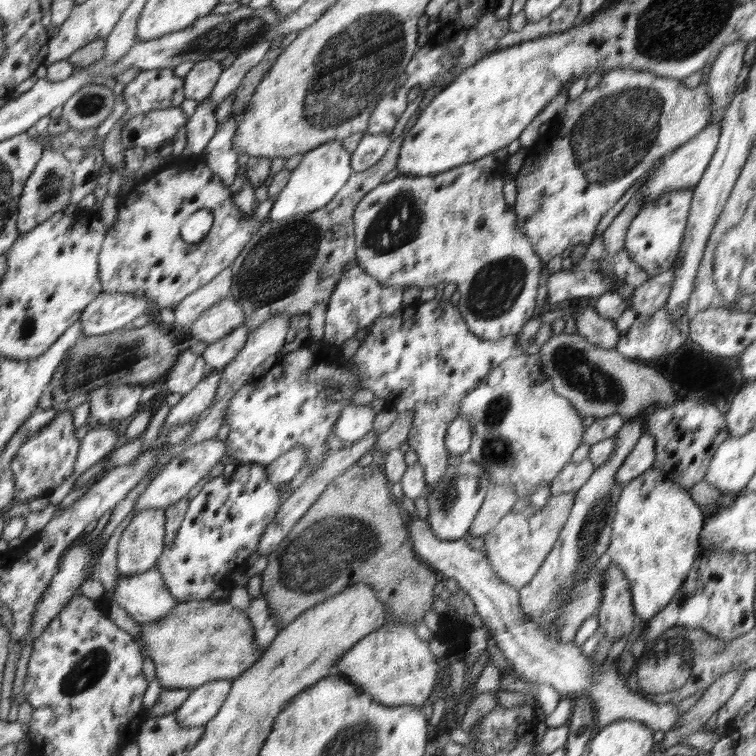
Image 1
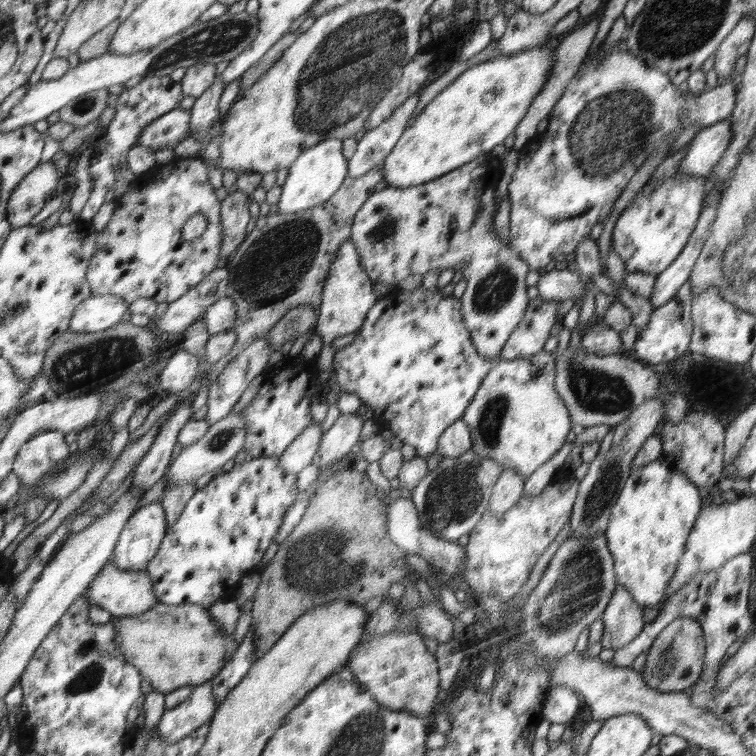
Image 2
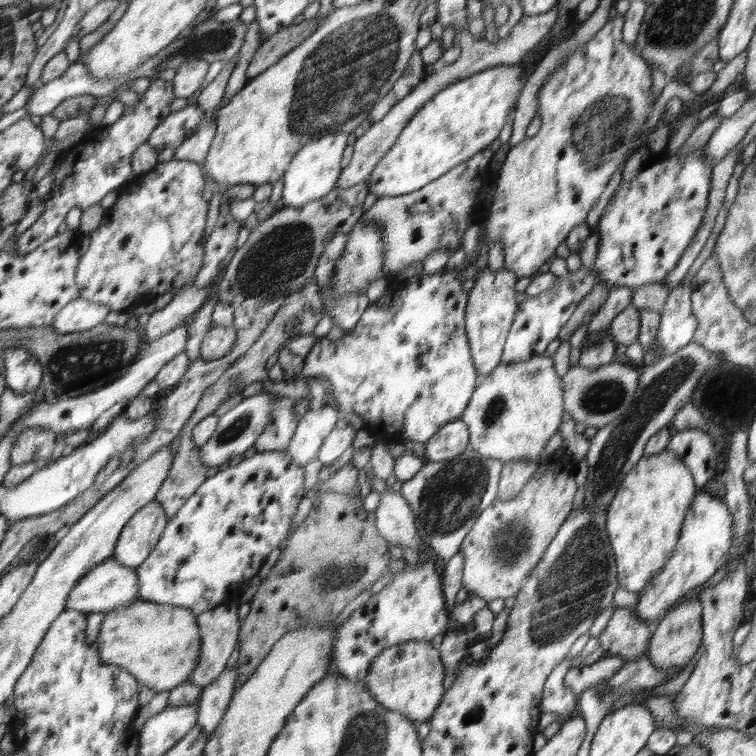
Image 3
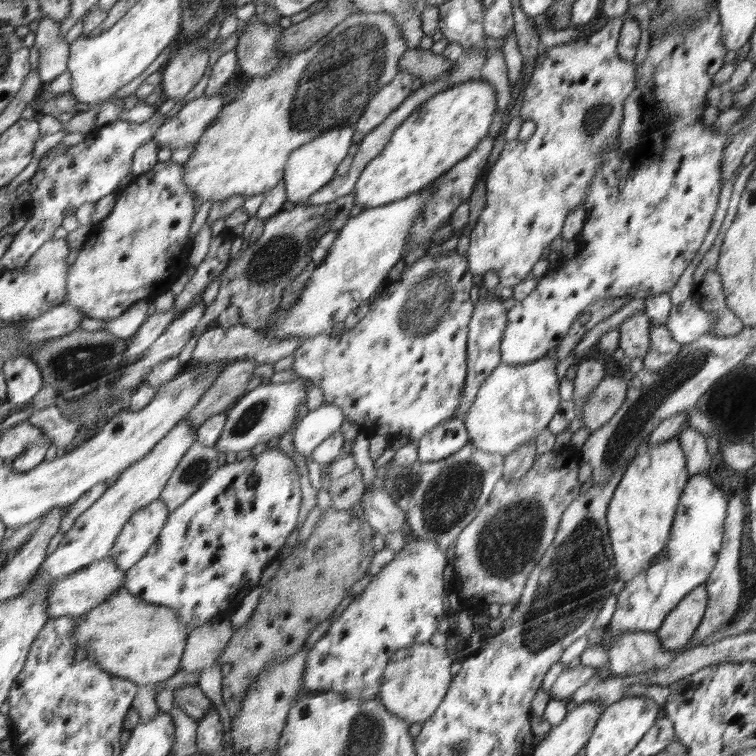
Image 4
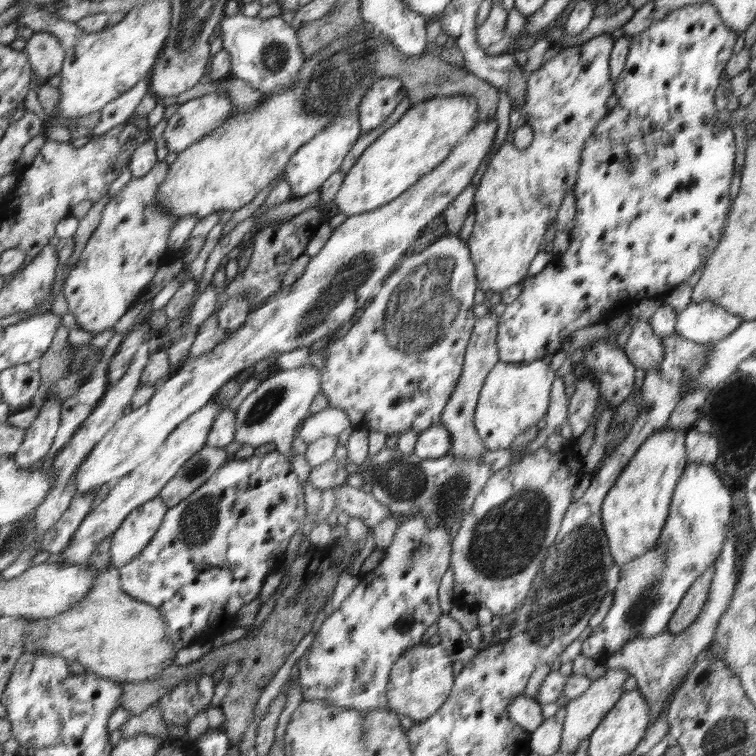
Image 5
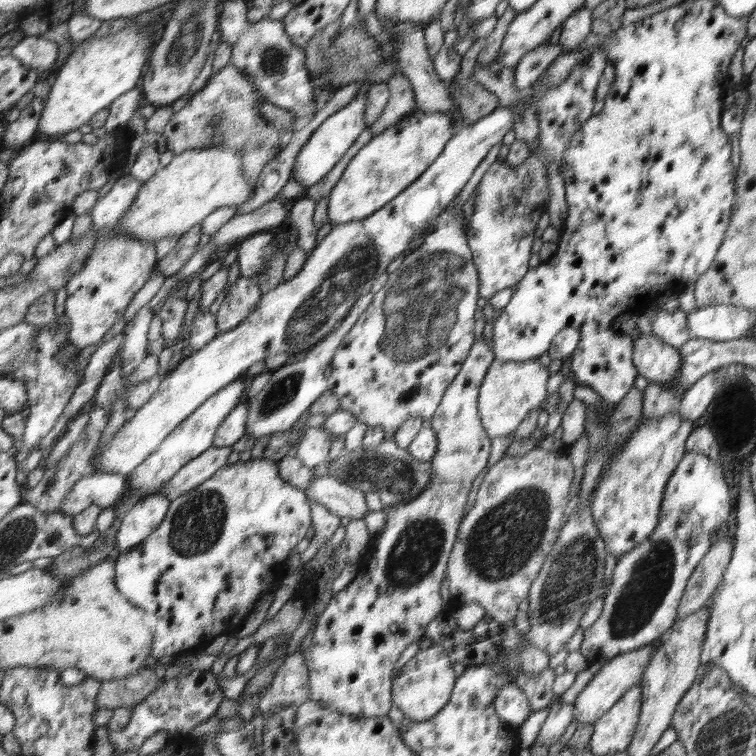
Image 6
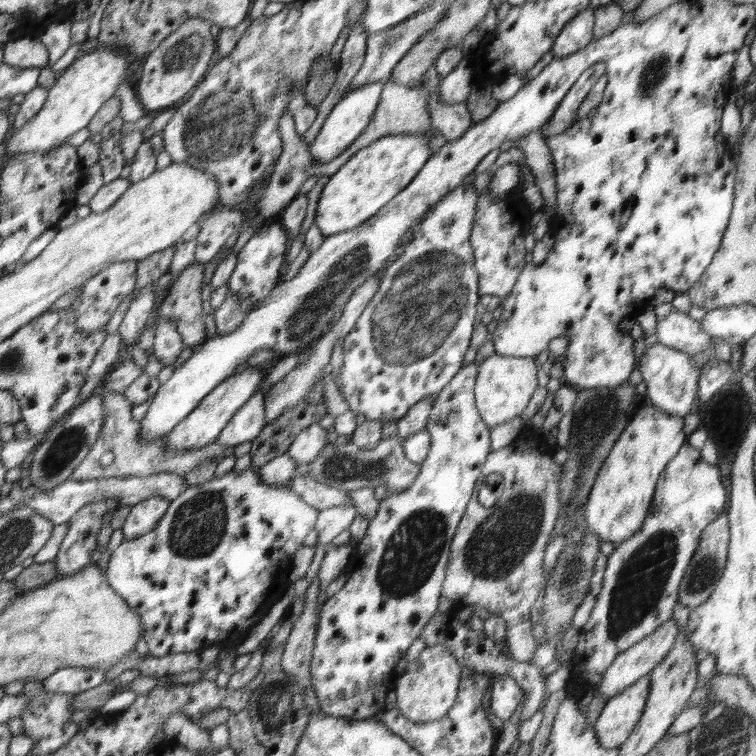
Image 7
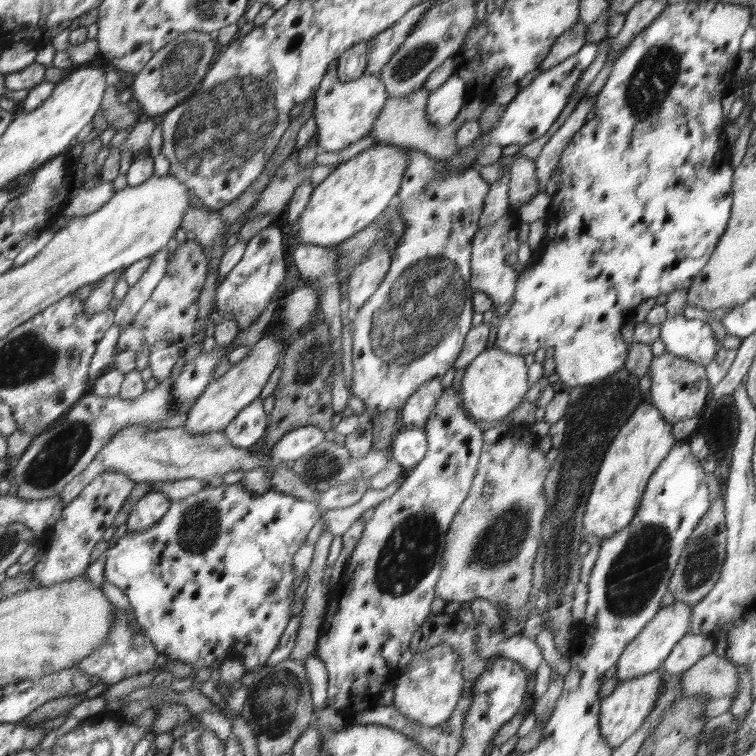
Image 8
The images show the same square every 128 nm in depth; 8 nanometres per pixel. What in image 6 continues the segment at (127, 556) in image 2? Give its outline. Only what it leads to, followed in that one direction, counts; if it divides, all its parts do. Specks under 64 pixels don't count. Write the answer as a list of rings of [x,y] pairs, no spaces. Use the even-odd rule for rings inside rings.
[[[153,495],[133,505],[124,515],[124,522],[117,536],[120,554],[130,554],[142,546],[159,529],[171,500],[161,495]]]

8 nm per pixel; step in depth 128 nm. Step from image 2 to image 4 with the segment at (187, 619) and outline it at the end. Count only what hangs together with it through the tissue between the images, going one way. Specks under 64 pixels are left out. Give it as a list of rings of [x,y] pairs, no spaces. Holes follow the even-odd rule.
[[[127,588],[116,592],[110,600],[80,617],[76,641],[84,647],[88,656],[97,659],[102,668],[120,677],[131,678],[140,685],[158,685],[174,677],[181,669],[182,654],[186,648],[187,627],[180,621],[178,611],[172,607],[146,602],[132,594]]]

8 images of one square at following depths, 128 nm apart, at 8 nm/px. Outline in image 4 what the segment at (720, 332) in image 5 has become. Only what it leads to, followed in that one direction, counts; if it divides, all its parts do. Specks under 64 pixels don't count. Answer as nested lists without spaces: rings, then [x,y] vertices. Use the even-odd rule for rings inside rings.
[[[688,297],[684,302],[672,305],[664,325],[671,331],[675,342],[684,346],[711,332],[712,325],[716,325],[718,320],[714,312],[704,310]]]

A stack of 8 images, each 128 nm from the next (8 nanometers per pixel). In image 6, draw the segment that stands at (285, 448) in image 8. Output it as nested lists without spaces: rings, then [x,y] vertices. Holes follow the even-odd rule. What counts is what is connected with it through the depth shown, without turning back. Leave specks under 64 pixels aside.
[[[309,428],[303,432],[293,455],[301,461],[302,465],[313,468],[328,459],[328,451],[333,439],[334,437],[323,429]]]

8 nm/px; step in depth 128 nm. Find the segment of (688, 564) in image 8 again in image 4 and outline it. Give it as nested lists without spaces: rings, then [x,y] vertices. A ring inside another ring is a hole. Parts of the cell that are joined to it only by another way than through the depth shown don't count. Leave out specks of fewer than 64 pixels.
[[[702,584],[688,592],[656,632],[664,650],[684,650],[691,644],[706,616],[707,587]]]

